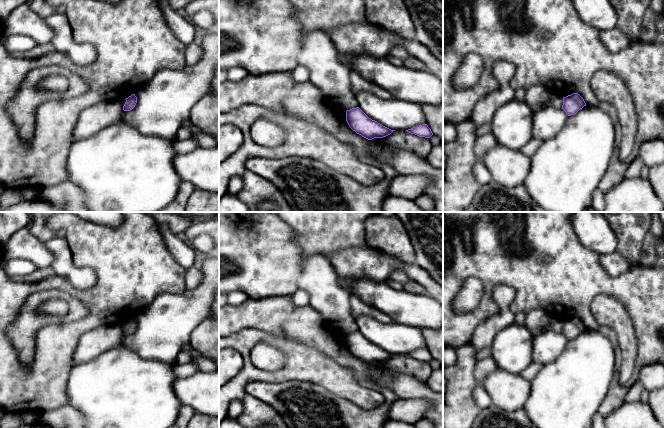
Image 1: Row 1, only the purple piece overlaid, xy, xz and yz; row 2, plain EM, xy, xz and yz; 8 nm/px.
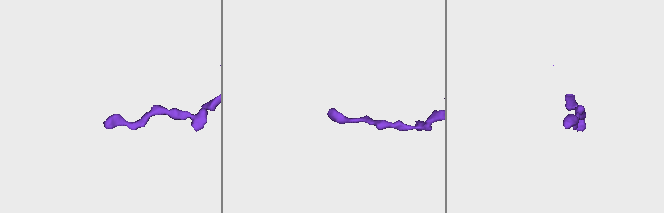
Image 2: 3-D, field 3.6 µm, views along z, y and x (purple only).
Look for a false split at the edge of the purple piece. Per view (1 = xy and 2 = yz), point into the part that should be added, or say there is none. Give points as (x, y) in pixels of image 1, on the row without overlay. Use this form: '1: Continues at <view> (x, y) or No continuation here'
1: No continuation here
2: No continuation here

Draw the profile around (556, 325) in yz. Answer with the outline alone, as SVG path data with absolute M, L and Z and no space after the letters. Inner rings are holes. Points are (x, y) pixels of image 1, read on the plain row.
M551 318L548 325L544 329L544 331L552 330L552 331L555 331L555 332L562 332L562 329L563 329L563 321L561 319Z

